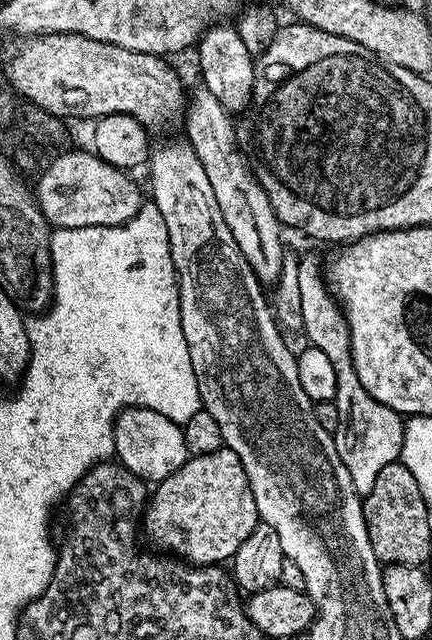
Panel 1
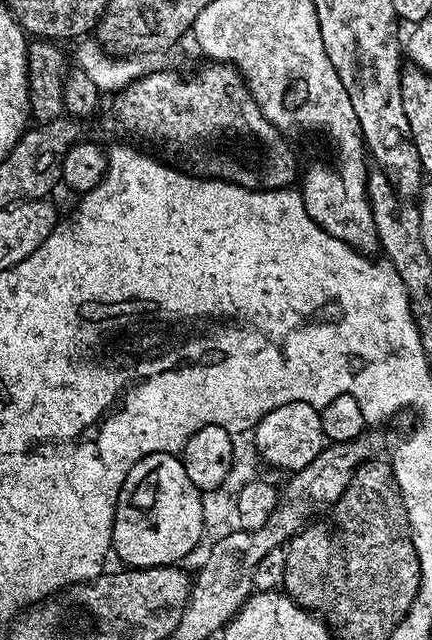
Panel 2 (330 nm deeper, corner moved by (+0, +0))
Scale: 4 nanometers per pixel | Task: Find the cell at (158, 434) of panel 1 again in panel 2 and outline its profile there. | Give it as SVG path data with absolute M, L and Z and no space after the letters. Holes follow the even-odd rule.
M159 452L134 462L126 482L122 482L112 523L111 551L124 563L121 565L166 568L184 562L180 560L195 550L204 535L201 495L179 455Z

